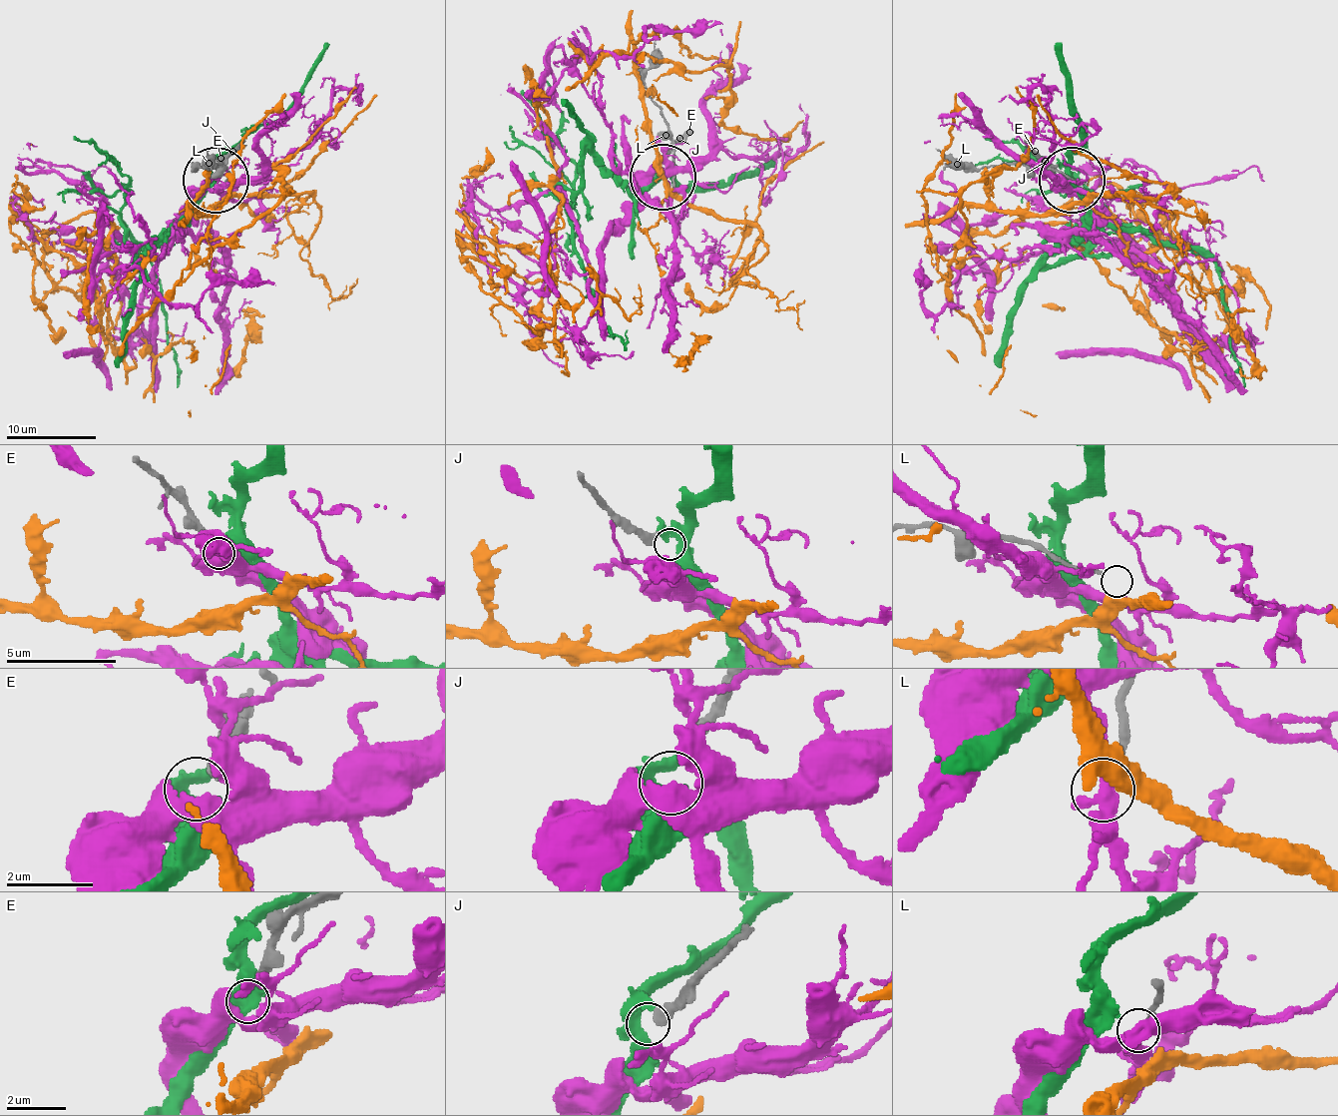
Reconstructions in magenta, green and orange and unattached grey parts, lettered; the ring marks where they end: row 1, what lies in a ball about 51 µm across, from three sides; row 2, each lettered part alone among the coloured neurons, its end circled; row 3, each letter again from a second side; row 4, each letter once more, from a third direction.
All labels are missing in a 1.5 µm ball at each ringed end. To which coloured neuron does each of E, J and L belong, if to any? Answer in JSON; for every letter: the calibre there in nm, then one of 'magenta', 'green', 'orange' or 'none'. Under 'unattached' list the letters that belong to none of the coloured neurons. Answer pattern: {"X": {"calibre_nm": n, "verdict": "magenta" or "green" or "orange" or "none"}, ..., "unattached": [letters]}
{"E": {"calibre_nm": 280, "verdict": "none"}, "J": {"calibre_nm": 380, "verdict": "green"}, "L": {"calibre_nm": 190, "verdict": "none"}, "unattached": ["E", "L"]}

